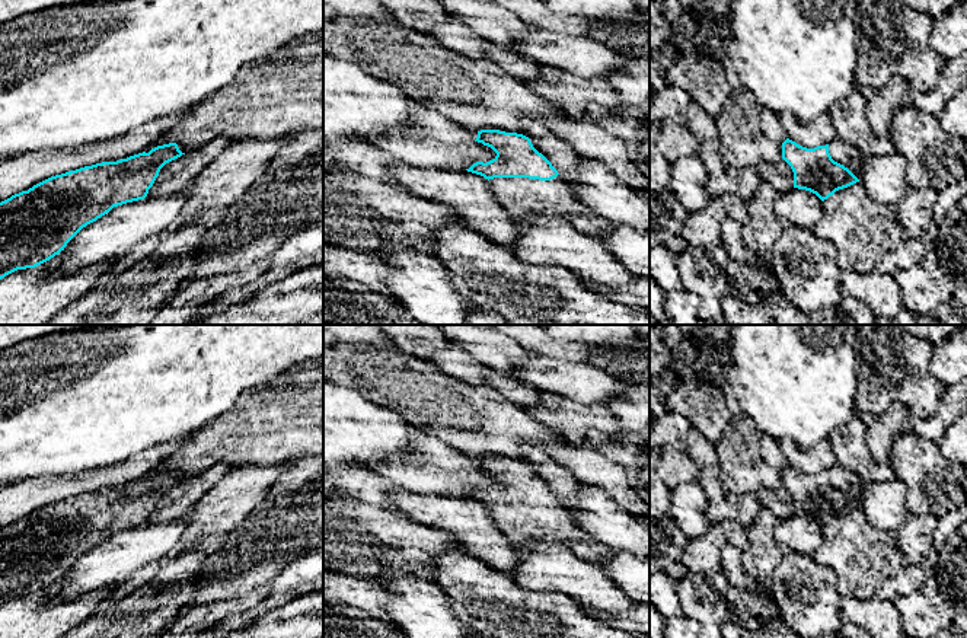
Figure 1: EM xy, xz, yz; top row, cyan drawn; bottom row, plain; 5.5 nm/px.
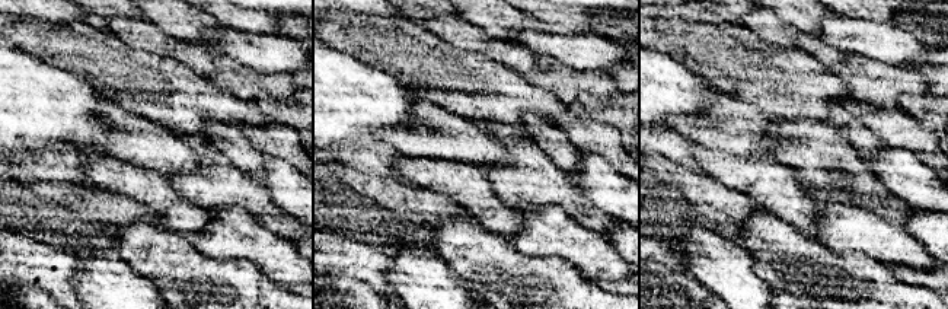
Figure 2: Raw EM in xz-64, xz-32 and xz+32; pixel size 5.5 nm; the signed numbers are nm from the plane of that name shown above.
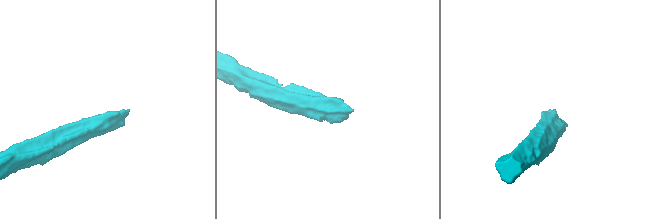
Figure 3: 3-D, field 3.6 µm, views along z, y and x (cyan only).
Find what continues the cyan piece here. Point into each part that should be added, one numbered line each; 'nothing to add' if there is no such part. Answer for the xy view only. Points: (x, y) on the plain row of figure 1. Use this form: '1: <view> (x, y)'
nothing to add

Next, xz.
1: xz (520, 522)

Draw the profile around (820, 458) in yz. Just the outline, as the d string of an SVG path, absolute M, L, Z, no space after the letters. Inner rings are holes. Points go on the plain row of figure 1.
M791 438L779 440L786 463L797 470L814 475L830 470L836 465L834 453L829 440L821 440L808 449L801 449Z

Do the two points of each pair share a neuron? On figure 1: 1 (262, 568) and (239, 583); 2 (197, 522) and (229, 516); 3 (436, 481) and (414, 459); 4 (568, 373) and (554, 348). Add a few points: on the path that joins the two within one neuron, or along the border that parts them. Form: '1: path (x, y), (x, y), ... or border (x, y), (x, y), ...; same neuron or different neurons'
1: path (257, 568), (245, 577); same neuron
2: path (204, 520), (211, 516), (222, 516); same neuron
3: path (430, 477), (418, 465); same neuron
4: border (533, 353), (587, 364); different neurons

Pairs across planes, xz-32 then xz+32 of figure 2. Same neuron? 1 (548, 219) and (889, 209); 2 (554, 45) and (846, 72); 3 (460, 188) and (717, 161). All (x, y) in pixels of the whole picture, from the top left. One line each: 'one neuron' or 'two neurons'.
1: two neurons
2: two neurons
3: one neuron

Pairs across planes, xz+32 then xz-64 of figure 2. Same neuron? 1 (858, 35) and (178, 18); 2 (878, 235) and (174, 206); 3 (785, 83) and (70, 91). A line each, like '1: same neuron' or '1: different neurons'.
1: different neurons
2: different neurons
3: different neurons

